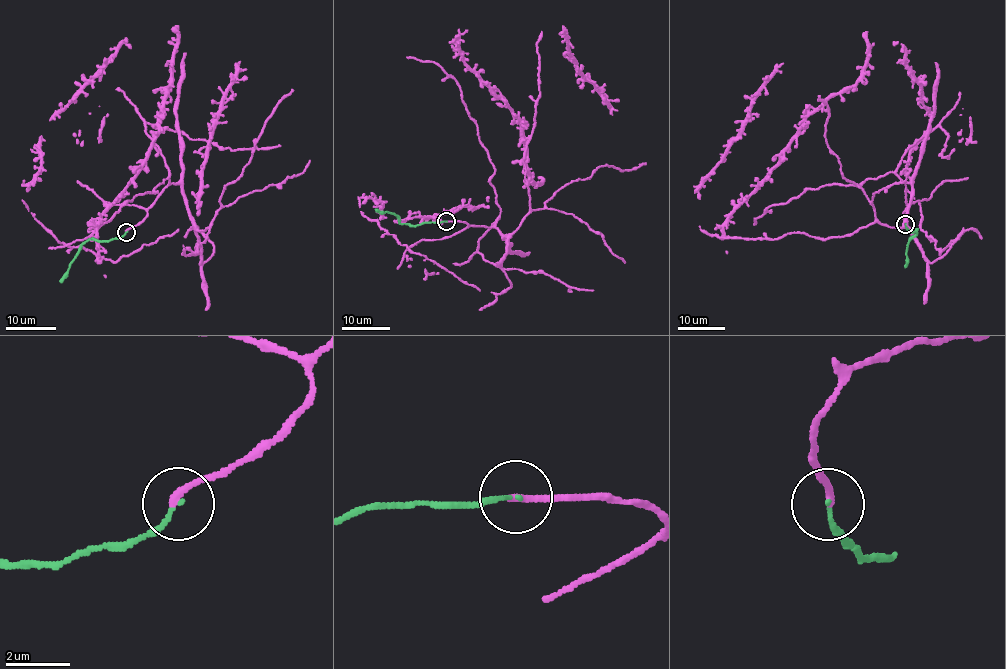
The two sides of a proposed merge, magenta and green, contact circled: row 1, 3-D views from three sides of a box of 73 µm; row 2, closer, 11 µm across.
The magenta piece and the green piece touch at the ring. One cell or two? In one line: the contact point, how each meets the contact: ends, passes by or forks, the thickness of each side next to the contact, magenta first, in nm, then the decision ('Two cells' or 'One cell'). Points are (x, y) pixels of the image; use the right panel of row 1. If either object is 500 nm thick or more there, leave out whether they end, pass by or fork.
Place: (905, 224). At the ring magenta ends. At the ring green ends. Thickness 220 nm (magenta) against 120 nm. One cell

